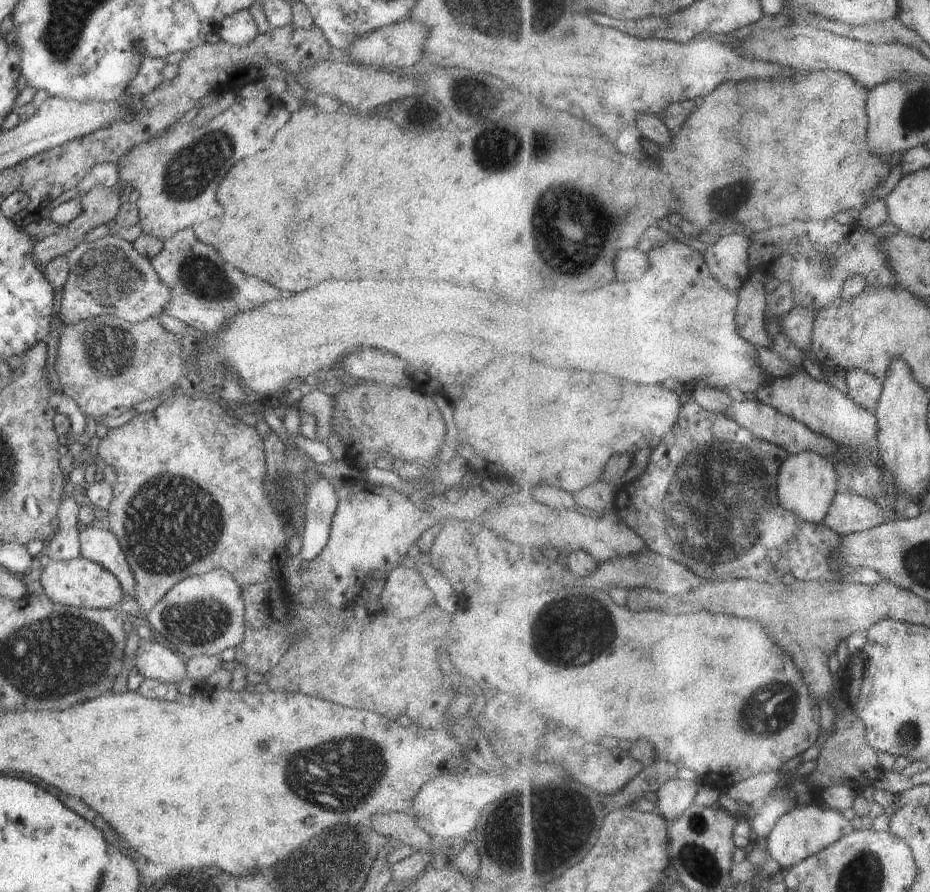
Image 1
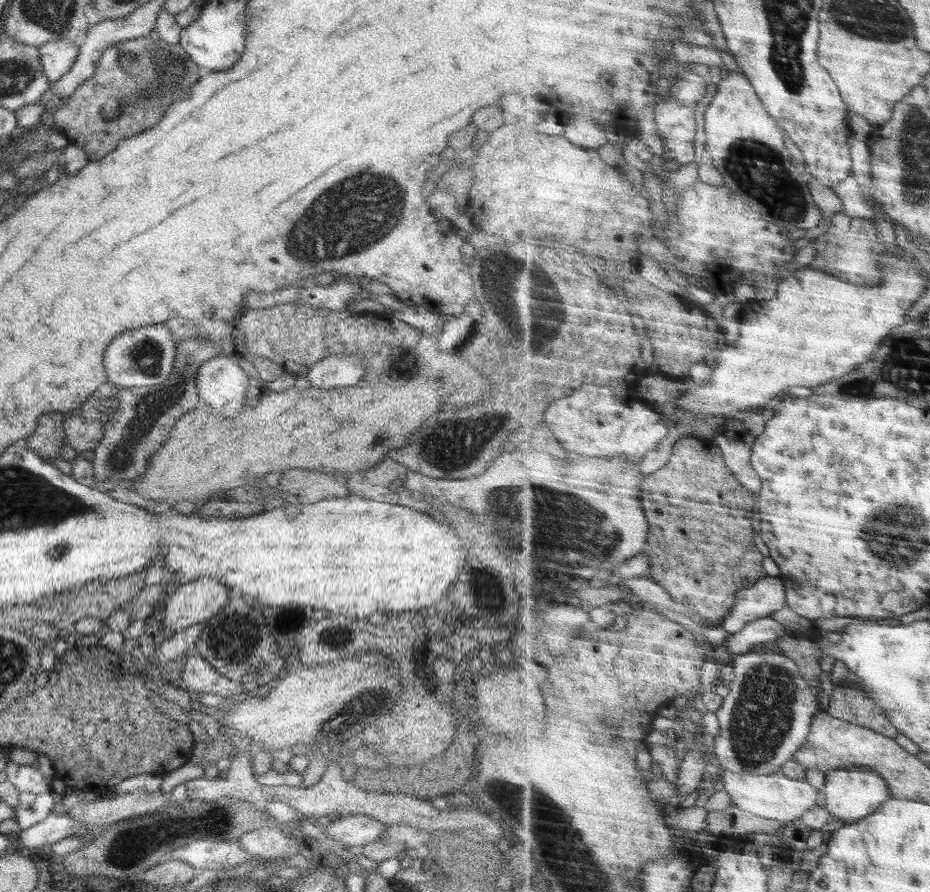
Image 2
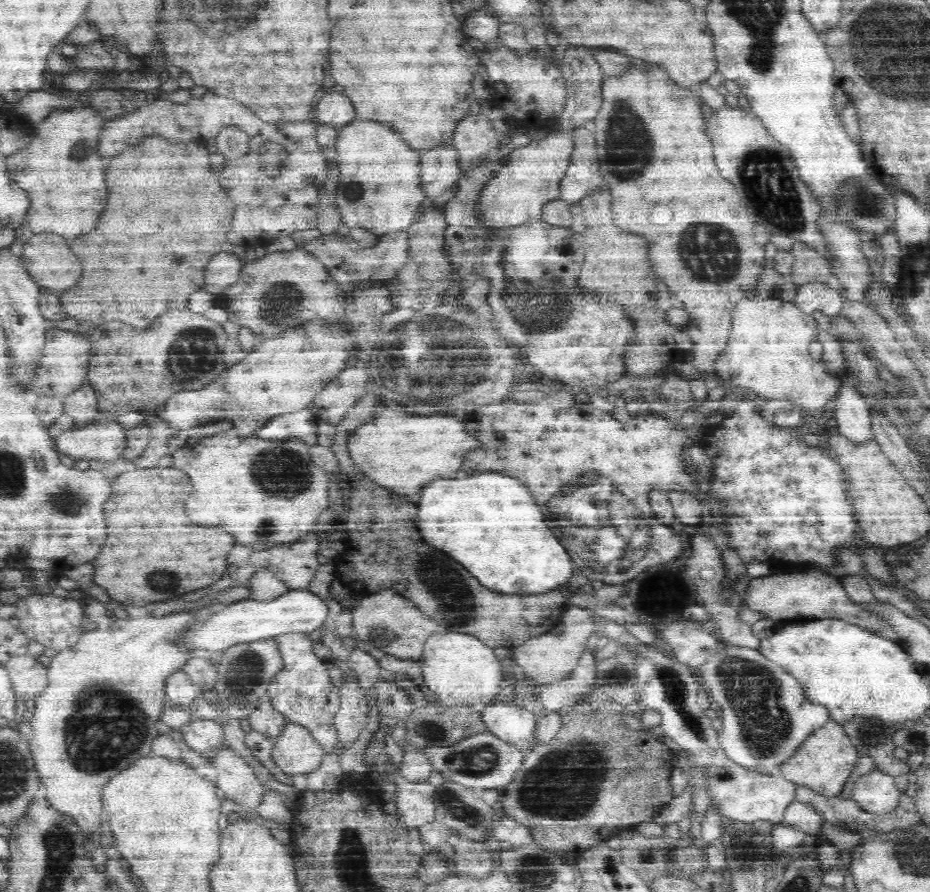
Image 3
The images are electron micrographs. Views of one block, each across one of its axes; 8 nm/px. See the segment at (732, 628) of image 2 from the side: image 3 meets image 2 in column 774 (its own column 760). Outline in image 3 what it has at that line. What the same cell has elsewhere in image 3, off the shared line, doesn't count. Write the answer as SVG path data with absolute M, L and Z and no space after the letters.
M810 570L806 574L786 574L786 571L753 578L746 586L743 606L760 612L775 621L791 623L818 618L840 618L849 624L864 628L876 635L900 644L900 634L894 631L888 620L878 616L878 610L860 608L846 592L840 579L829 575L824 570Z

